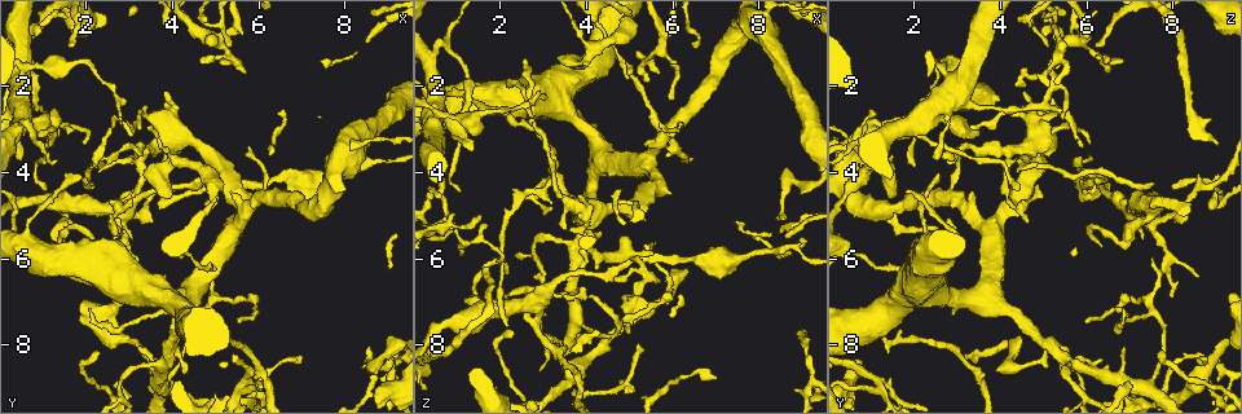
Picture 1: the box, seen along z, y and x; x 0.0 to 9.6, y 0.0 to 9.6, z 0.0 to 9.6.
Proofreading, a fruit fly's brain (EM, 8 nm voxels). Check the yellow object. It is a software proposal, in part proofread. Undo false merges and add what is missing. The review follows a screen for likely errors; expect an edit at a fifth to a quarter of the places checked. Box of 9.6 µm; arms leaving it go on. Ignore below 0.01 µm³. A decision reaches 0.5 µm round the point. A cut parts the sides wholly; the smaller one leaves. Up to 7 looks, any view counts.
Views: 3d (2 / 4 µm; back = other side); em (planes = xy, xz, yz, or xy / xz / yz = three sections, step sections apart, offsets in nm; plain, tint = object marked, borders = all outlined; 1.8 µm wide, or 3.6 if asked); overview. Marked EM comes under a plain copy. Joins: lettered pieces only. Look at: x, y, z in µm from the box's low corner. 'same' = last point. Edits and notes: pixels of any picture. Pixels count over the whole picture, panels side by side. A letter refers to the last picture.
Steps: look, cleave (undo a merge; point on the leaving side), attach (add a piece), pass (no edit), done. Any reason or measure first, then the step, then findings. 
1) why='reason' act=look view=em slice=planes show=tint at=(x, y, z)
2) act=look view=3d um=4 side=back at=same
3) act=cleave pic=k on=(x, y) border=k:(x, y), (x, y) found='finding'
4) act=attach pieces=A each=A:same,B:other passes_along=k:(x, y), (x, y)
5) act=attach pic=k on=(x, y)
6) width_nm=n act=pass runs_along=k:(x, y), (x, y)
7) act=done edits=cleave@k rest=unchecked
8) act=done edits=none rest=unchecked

why='sharp bend' act=look view=em slice=planes show=borders at=(4.85, 0.55, 4.75)

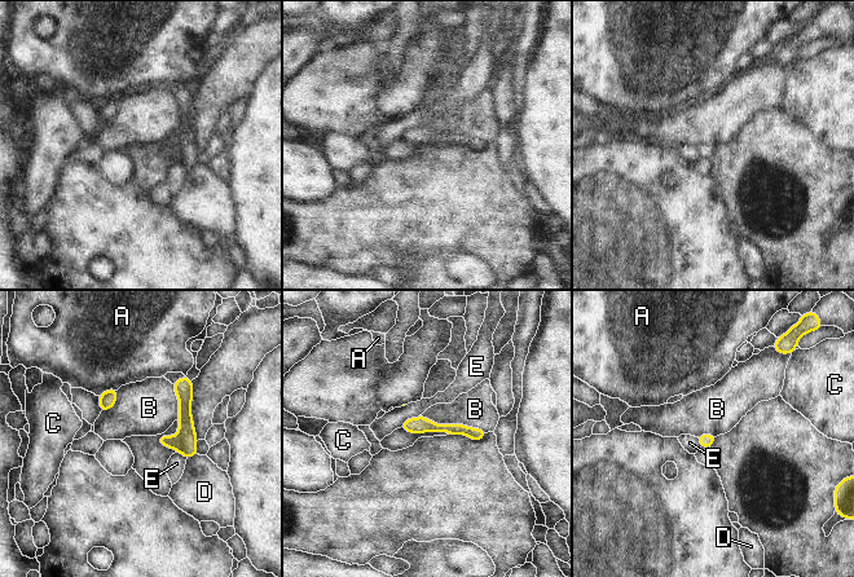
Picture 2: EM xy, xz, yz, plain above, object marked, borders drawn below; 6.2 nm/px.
longest_contact=B:440nm act=pass each=A:other,B:other,C:other,D:other,E:other found='all the same cell'

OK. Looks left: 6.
why='branch point' act=look view=em slice=planes show=tint at=(0.80, 2.45, 4.95)

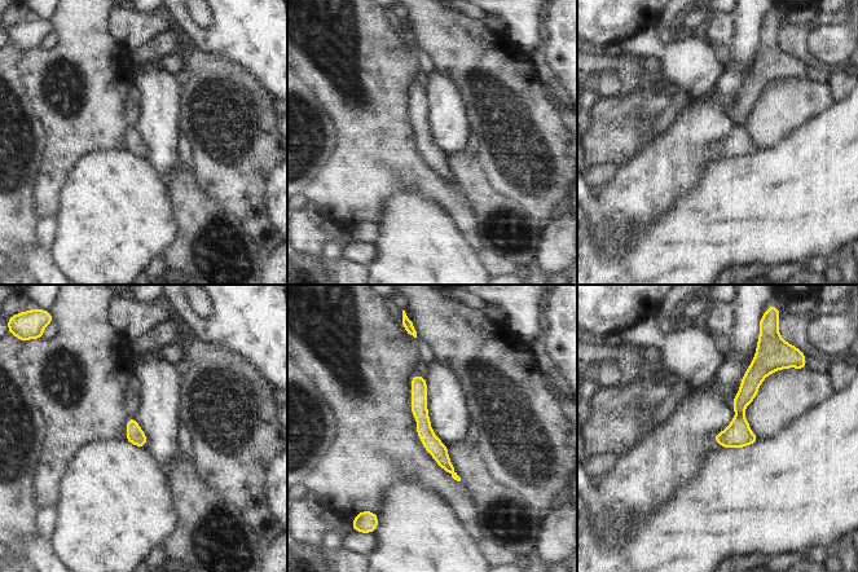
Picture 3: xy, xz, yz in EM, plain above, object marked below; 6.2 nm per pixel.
why='what lies round it' act=look view=em slice=planes show=borders at=same

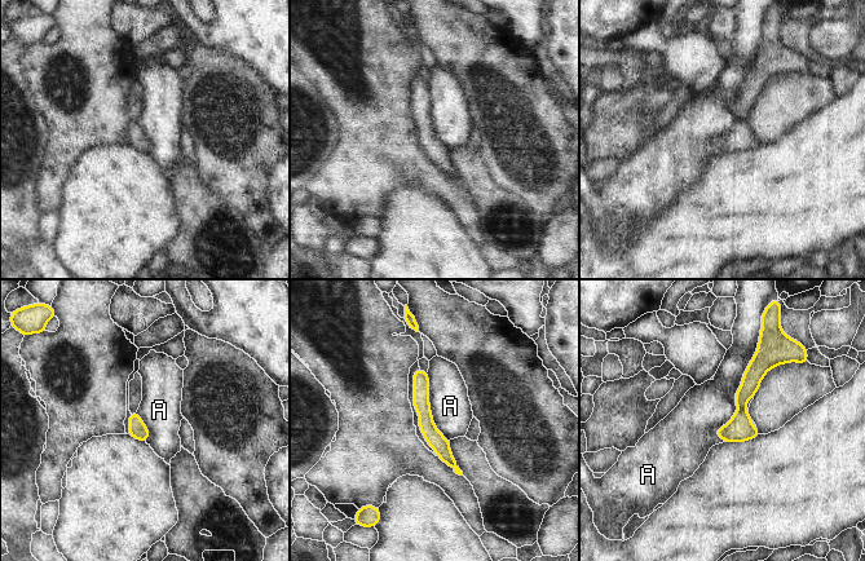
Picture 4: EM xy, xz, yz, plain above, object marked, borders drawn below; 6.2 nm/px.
act=cleave pic=4 on=(738, 429) each=A:other border=4:(738, 409), (745, 411) found='two cells meet here'

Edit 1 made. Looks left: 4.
why='thick turns thin' act=look view=em slice=yz step=4 show=tint at=(2.85, 5.20, 7.50)

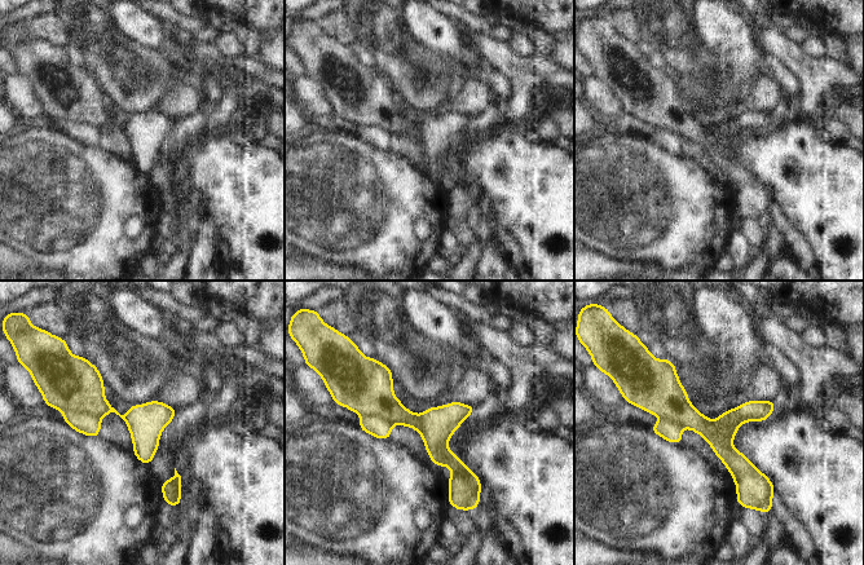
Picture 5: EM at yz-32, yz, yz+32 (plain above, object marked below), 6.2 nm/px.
act=look view=em slice=planes show=borders at=same

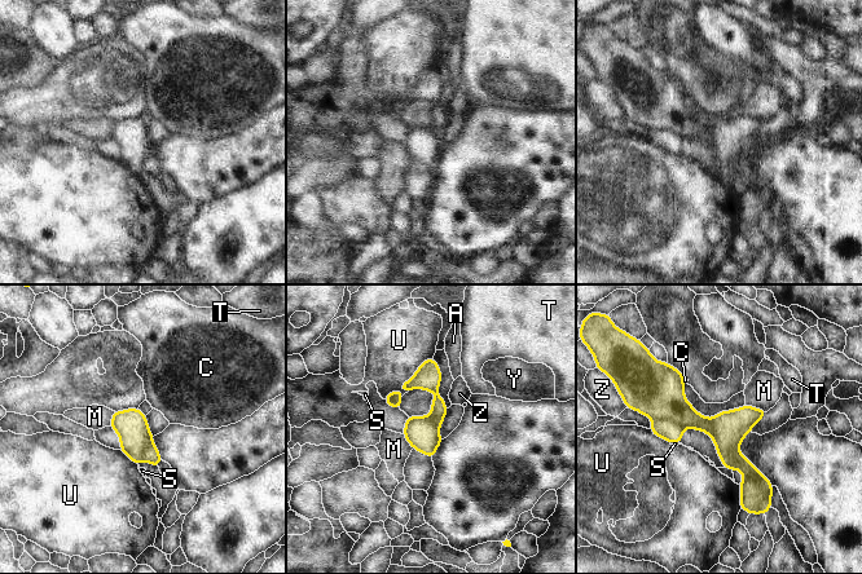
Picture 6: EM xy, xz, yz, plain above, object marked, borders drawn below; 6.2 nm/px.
longest_contact=U:300nm act=cleave pic=6 on=(755, 488) each=A:other,C:other,M:other,S:other,T:other,U:other,Y:other,Z:other border=6:(716, 447), (729, 458), (733, 469) found='two cells meet here'

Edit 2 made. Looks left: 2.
act=done edits=cleave@4,cleave@6 rest=unchecked

